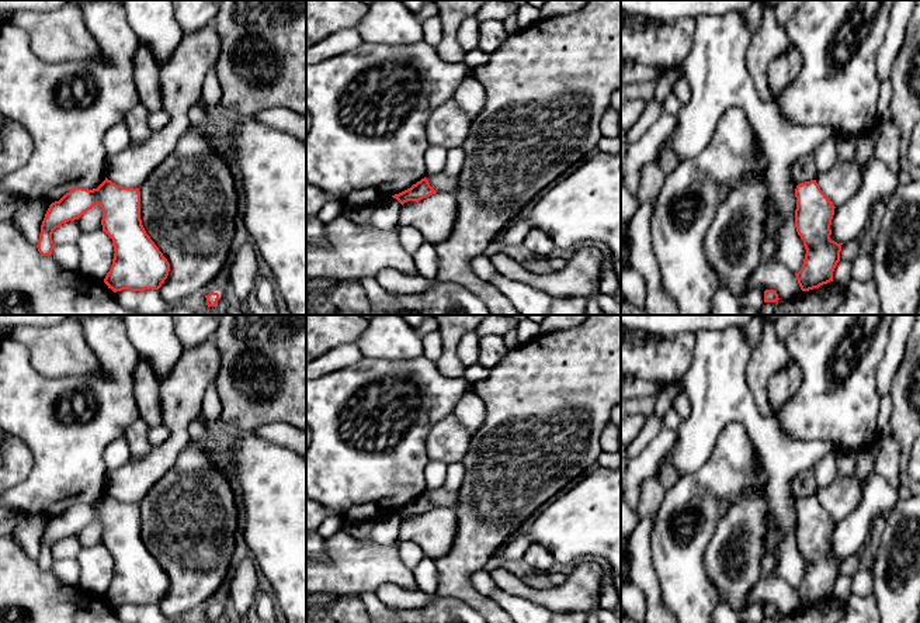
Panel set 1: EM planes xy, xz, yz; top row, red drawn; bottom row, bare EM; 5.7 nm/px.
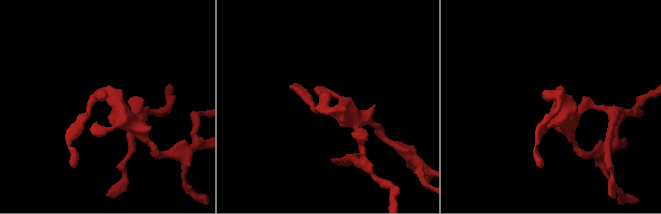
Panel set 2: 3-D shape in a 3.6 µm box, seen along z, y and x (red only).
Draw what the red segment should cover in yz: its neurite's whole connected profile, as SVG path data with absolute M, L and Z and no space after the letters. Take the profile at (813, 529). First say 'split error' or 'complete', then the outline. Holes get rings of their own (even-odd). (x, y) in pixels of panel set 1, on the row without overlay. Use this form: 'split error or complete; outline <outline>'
complete; outline M816 495L798 499L795 512L795 543L806 564L802 584L795 591L801 605L809 606L833 596L843 558L830 554L836 522Z

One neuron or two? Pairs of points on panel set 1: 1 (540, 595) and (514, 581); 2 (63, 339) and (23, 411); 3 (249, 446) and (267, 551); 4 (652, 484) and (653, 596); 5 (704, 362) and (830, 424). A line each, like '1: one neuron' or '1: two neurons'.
1: one neuron
2: two neurons
3: one neuron
4: one neuron
5: two neurons

